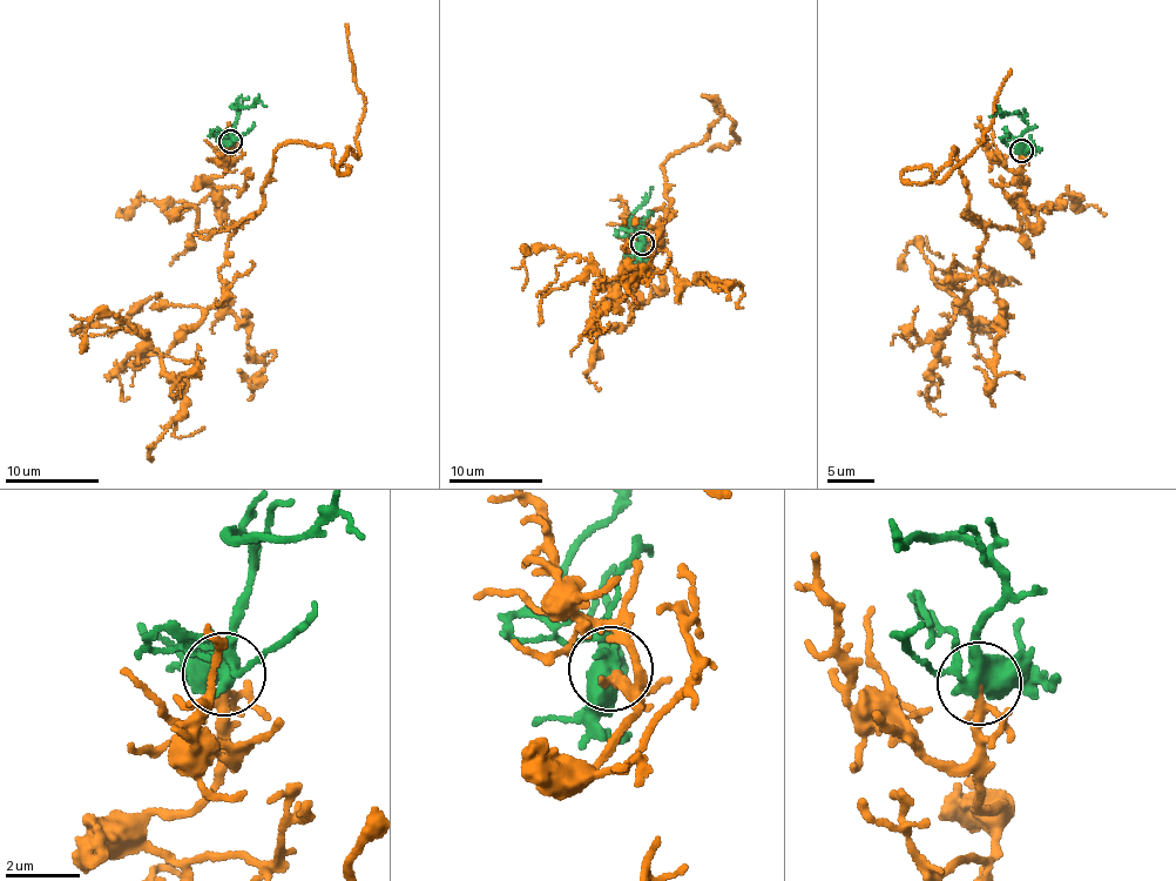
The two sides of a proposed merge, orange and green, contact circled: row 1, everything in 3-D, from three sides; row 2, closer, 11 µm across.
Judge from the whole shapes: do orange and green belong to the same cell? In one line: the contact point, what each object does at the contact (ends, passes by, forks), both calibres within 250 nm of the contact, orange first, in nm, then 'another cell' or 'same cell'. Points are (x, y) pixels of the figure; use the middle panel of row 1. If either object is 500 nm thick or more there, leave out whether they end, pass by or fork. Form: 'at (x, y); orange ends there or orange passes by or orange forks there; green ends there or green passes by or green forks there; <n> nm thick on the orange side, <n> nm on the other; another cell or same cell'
at (642, 243); orange forks there; green forks there; 160 nm thick on the orange side, 460 nm on the other; same cell

